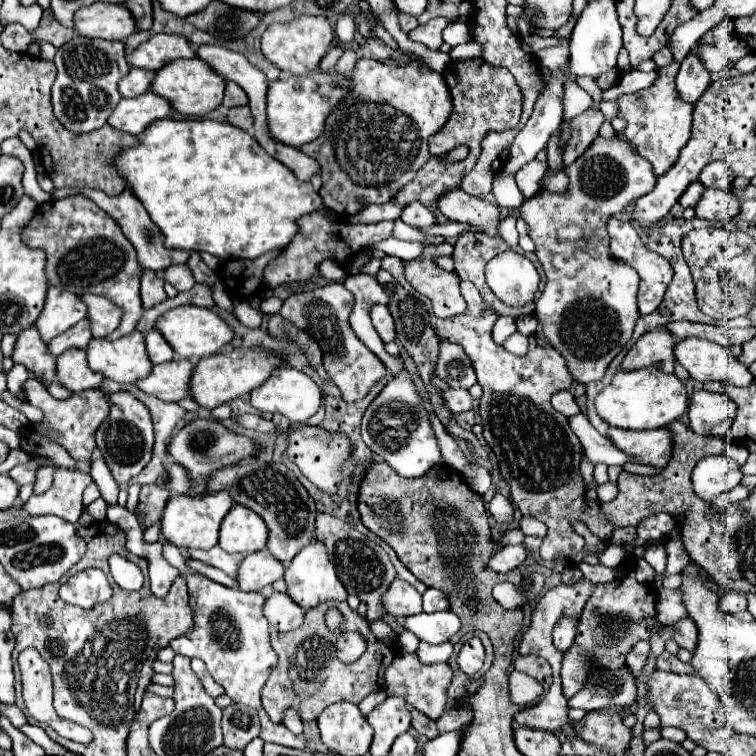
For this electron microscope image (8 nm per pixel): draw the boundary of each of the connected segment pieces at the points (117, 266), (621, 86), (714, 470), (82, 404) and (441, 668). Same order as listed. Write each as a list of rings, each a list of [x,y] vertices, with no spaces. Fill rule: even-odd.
[[[83,195],[43,203],[37,207],[35,215],[23,229],[23,243],[27,247],[45,251],[45,273],[49,285],[75,295],[101,295],[123,309],[121,325],[109,335],[109,339],[119,339],[129,331],[135,331],[143,315],[139,297],[143,267],[137,263],[133,245],[125,239],[119,223],[109,213],[99,209],[91,199],[85,199]]]
[[[638,69],[622,75],[620,82],[611,89],[602,91],[601,96],[603,101],[615,101],[620,96],[649,88],[658,77],[658,71],[646,73]]]
[[[727,455],[703,457],[701,461],[697,461],[691,473],[695,493],[709,503],[721,493],[733,489],[737,483],[741,483],[741,479],[743,479],[741,465],[737,465]]]
[[[29,377],[23,385],[23,393],[29,405],[39,407],[43,411],[43,423],[37,427],[37,433],[41,433],[45,439],[61,445],[75,461],[91,459],[91,451],[95,449],[93,443],[93,431],[97,431],[97,427],[101,425],[101,419],[105,419],[105,411],[109,411],[109,403],[107,399],[101,395],[101,391],[97,389],[87,389],[81,393],[73,393],[67,401],[59,401],[55,397],[51,397],[47,393],[47,389],[33,377]],[[49,431],[57,431],[59,437],[51,437]]]
[[[397,653],[391,667],[385,671],[385,693],[387,695],[399,695],[403,697],[409,705],[419,709],[431,719],[439,719],[445,711],[447,703],[447,687],[451,683],[453,671],[447,663],[437,663],[437,665],[423,665],[417,655],[409,653]]]

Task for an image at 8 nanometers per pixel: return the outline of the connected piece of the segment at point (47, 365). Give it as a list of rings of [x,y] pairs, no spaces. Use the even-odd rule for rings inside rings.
[[[29,327],[17,335],[11,359],[13,363],[25,365],[33,375],[43,379],[45,385],[55,381],[55,359],[47,353],[47,343],[41,341],[35,327]]]

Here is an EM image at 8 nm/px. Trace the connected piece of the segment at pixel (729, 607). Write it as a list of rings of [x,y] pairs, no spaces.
[[[727,591],[727,593],[719,599],[719,607],[721,607],[723,613],[727,613],[727,615],[735,615],[735,613],[747,609],[747,599],[745,599],[743,593]]]

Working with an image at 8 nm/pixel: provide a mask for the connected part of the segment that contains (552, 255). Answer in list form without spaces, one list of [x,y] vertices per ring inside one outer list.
[[[597,135],[593,145],[589,145],[589,149],[575,163],[565,167],[565,173],[569,175],[569,187],[565,193],[539,191],[535,197],[523,201],[519,213],[529,225],[529,237],[535,243],[535,255],[547,275],[547,285],[541,297],[535,301],[535,315],[543,325],[543,333],[549,343],[565,359],[571,377],[587,385],[605,375],[605,369],[613,357],[631,339],[635,321],[639,319],[637,271],[611,255],[607,221],[617,211],[623,211],[631,201],[649,193],[657,179],[649,163],[645,163],[645,159],[641,159],[641,155],[637,155],[637,151],[633,151],[631,145],[617,135],[613,139],[603,139]]]

